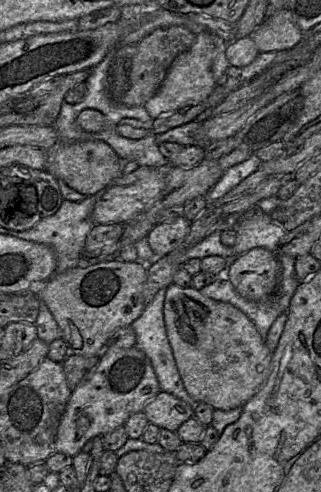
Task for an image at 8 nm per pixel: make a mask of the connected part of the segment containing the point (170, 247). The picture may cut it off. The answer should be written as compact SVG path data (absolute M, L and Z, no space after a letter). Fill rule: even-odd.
M182 213L171 221L157 224L147 235L148 243L156 257L174 252L190 229L189 221Z

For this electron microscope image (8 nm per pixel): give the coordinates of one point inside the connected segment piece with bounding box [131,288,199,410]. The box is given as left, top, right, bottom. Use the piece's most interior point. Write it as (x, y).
(151, 337)

